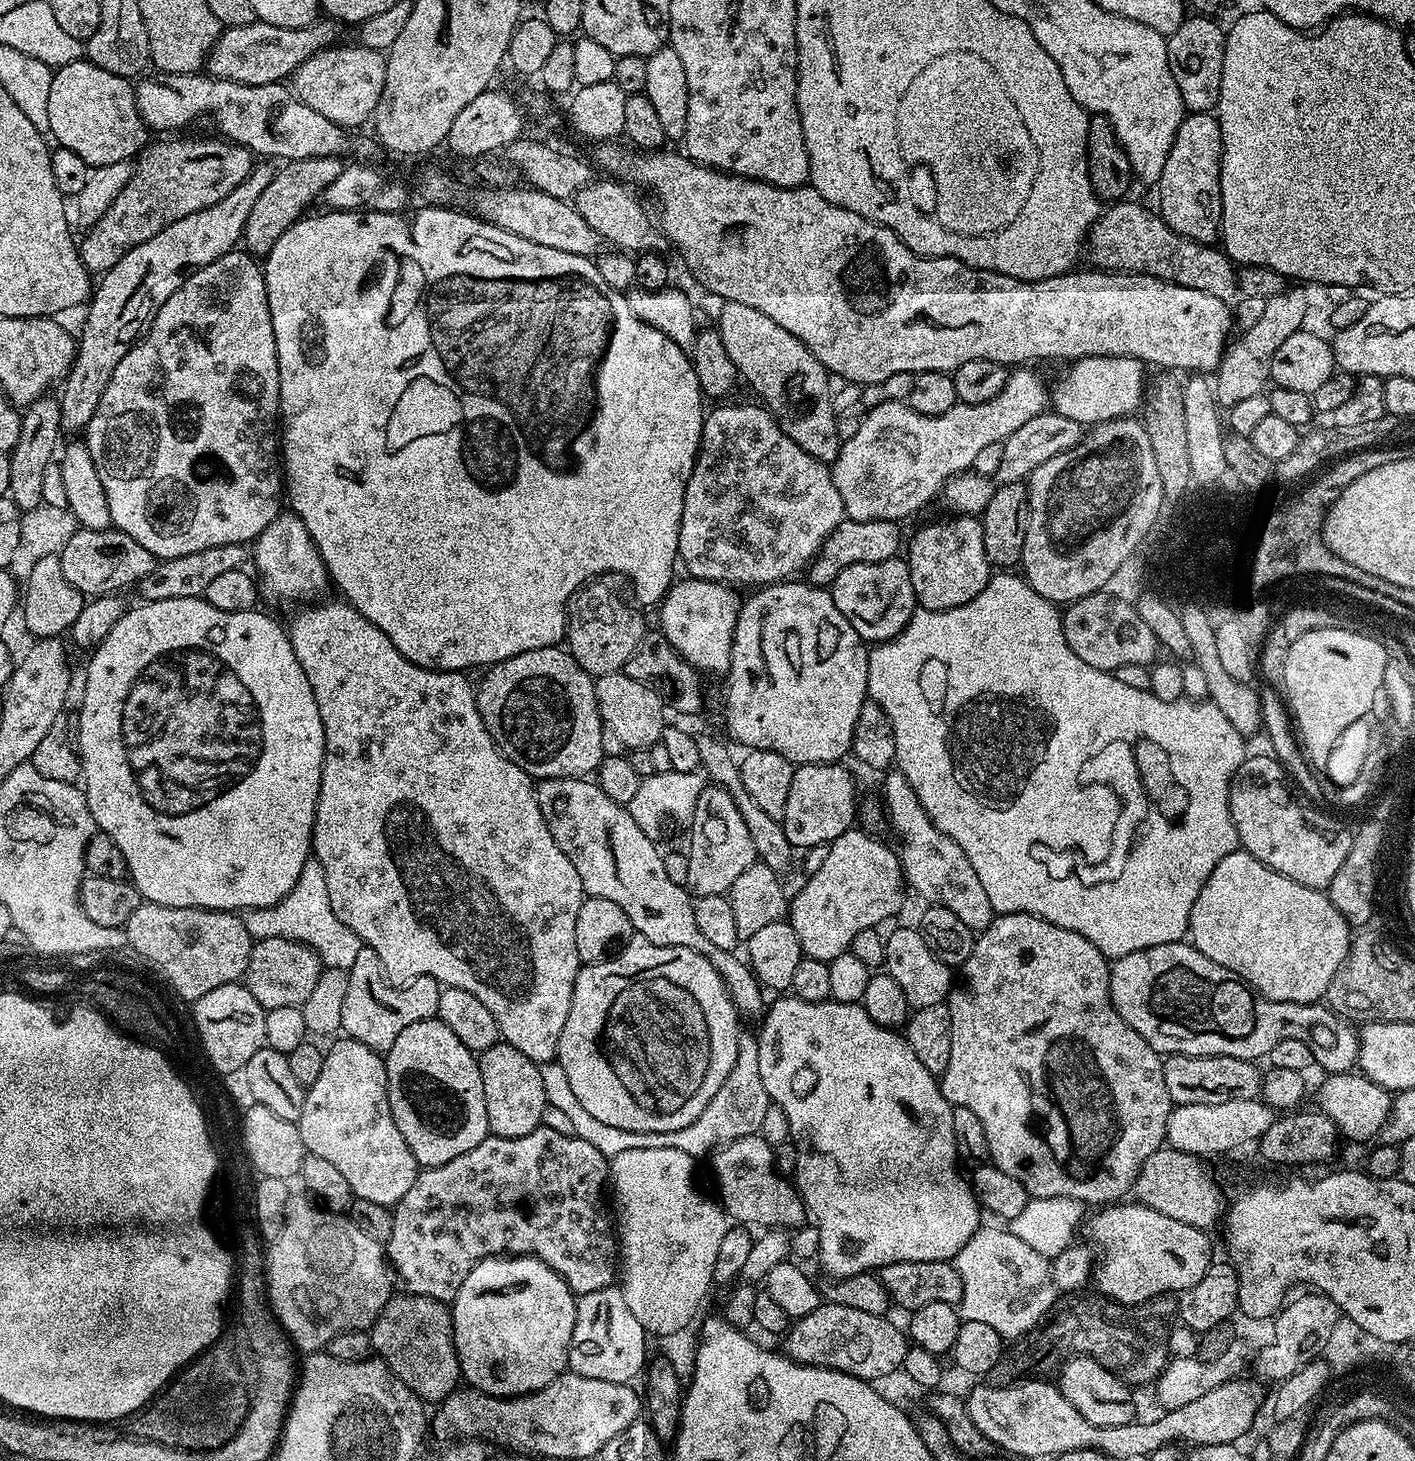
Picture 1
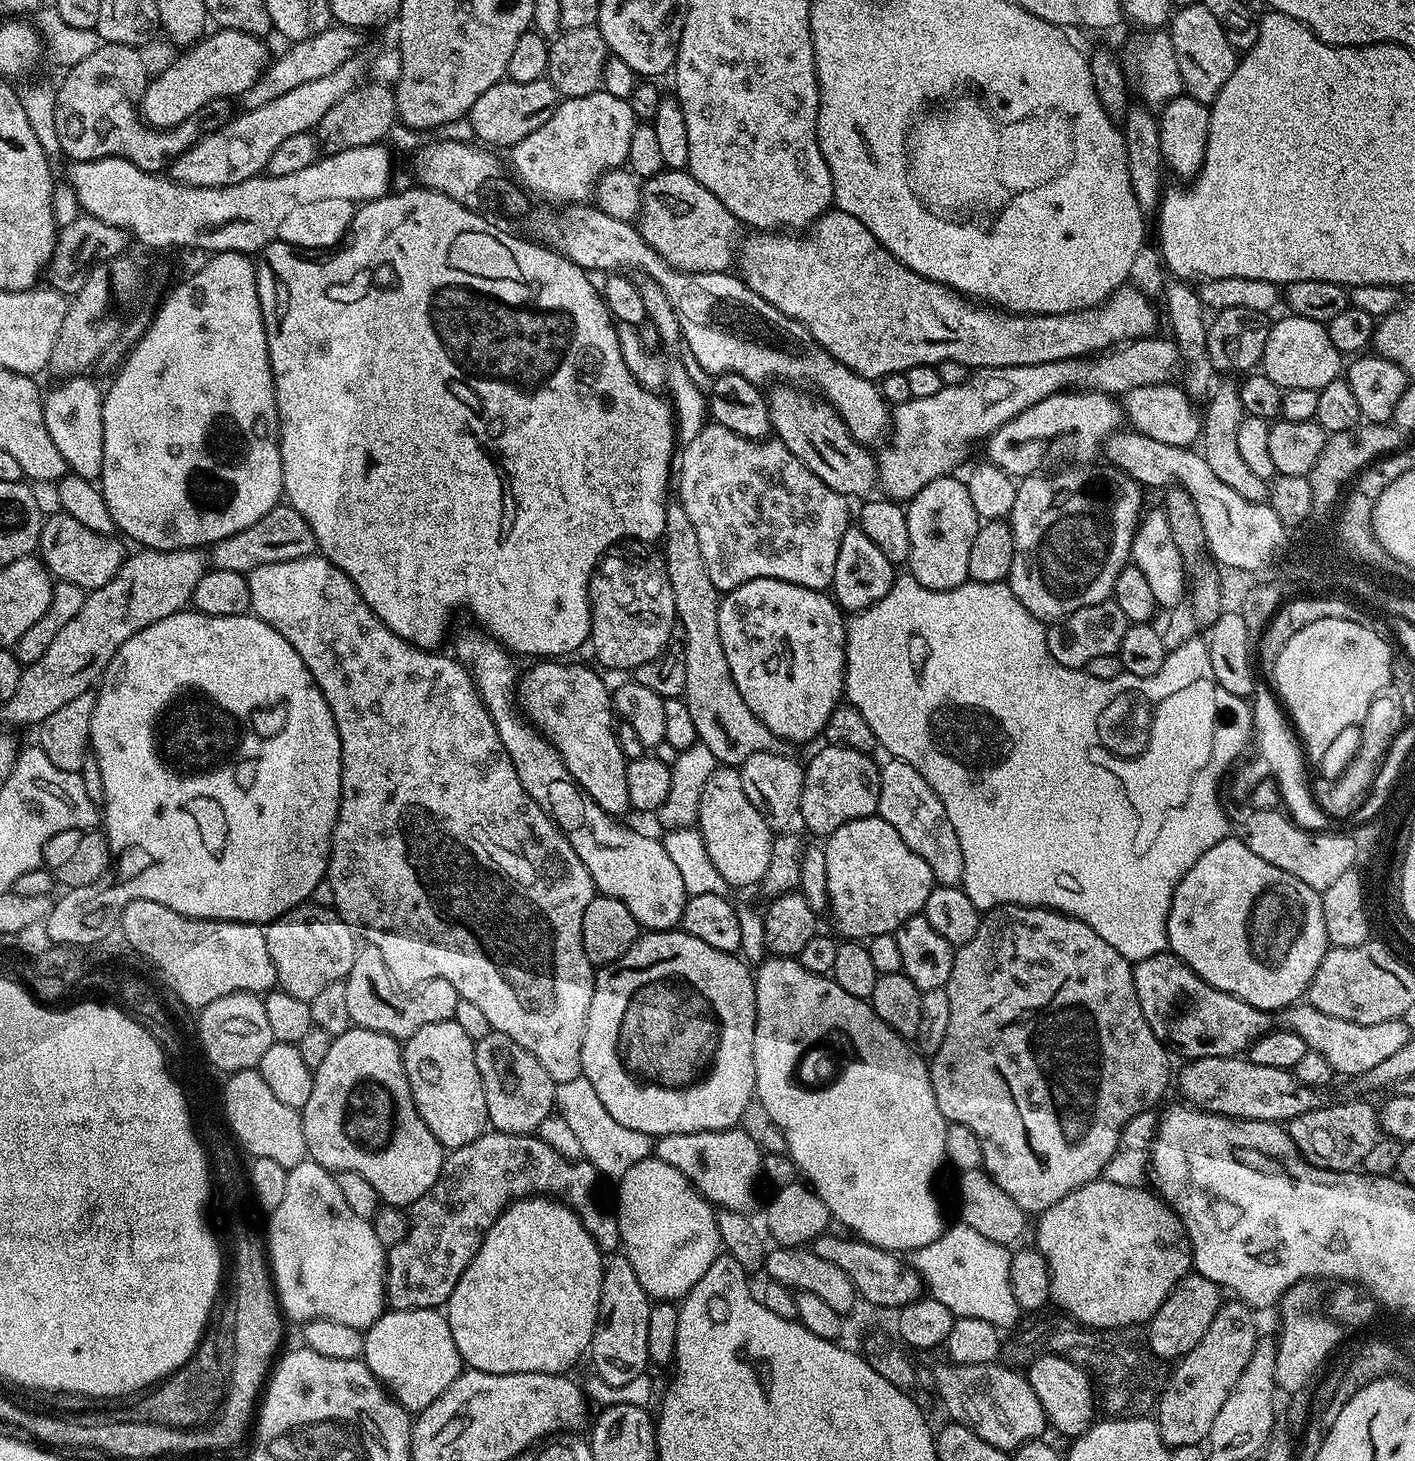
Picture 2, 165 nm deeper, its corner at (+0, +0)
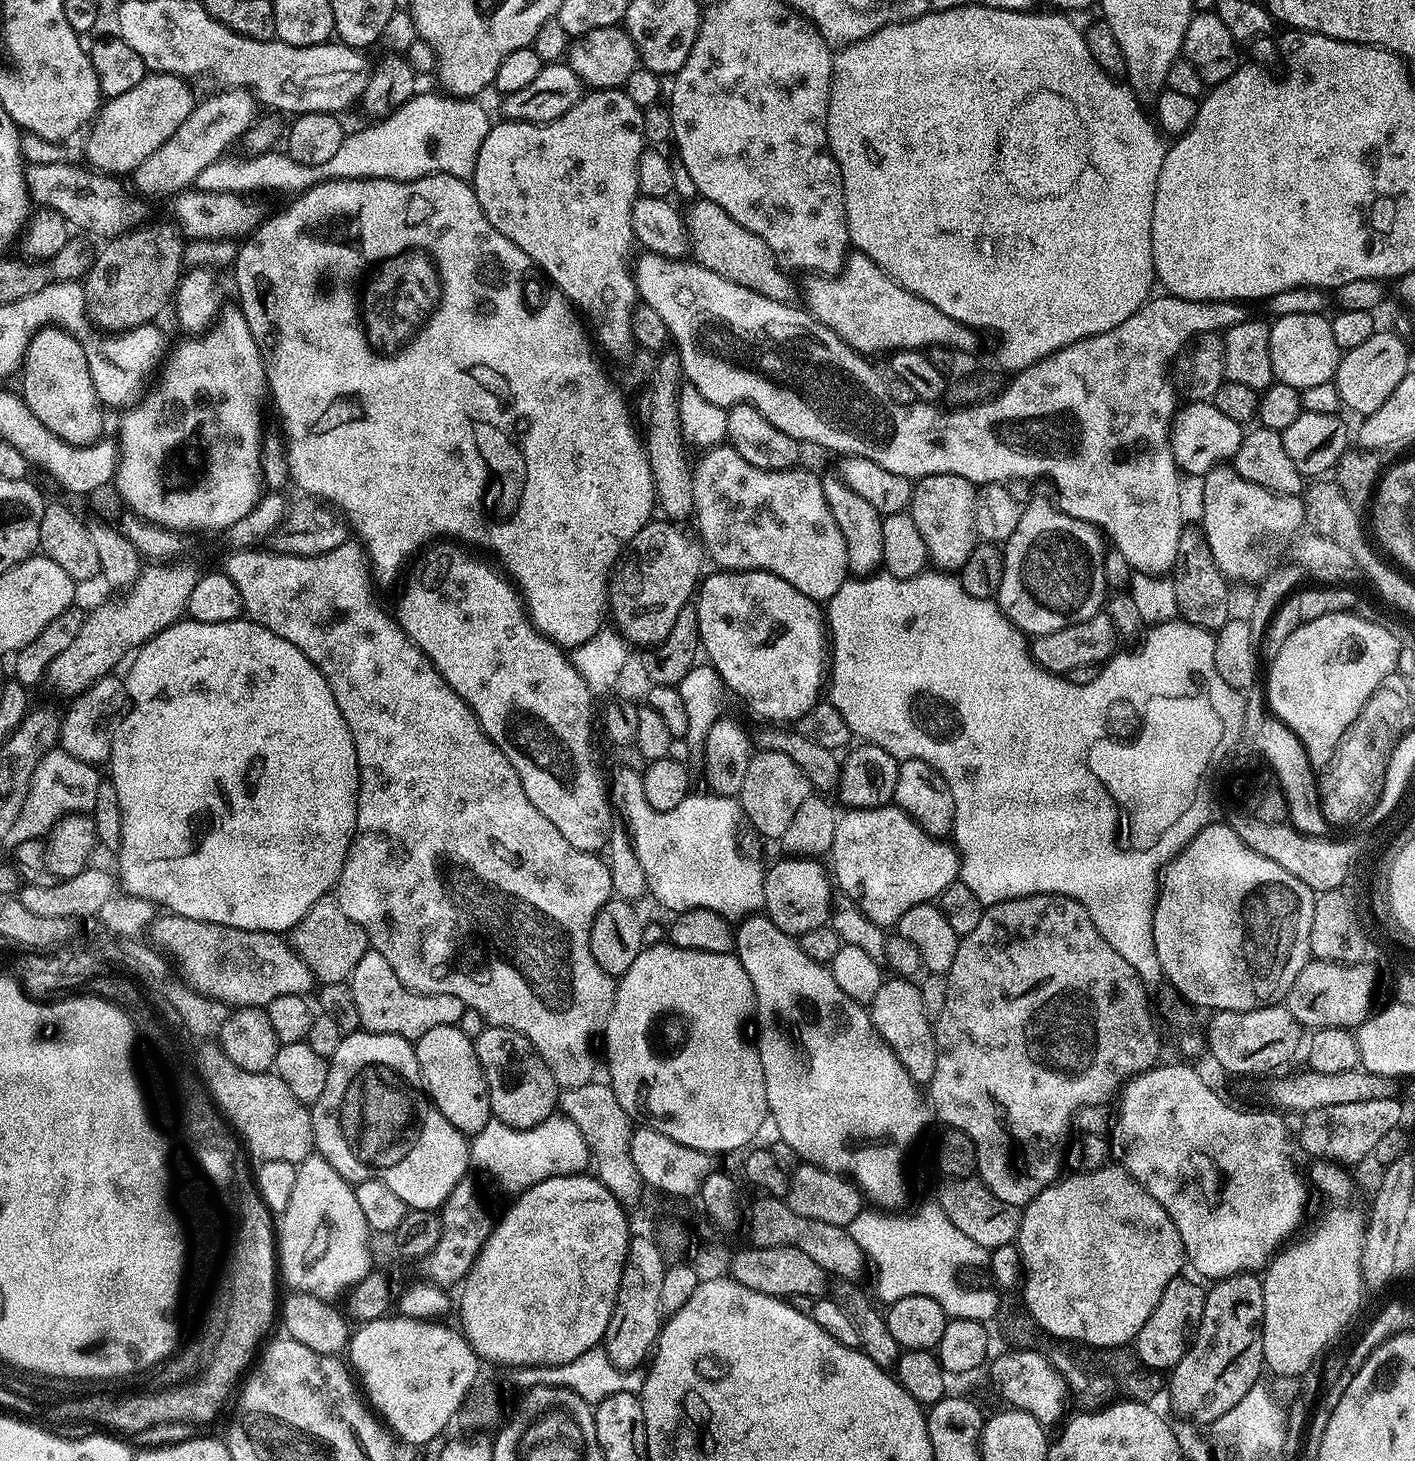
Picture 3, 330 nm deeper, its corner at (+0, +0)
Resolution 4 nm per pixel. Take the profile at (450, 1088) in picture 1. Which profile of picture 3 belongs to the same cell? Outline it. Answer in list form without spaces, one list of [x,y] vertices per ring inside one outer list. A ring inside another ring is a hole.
[[[455,1024],[434,1026],[422,1038],[414,1041],[420,1076],[424,1080],[424,1091],[428,1093],[436,1109],[460,1132],[475,1134],[482,1131],[493,1119],[490,1106],[490,1090],[478,1062],[476,1045]]]

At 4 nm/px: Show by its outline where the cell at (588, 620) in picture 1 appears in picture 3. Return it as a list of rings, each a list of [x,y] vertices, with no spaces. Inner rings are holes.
[[[667,518],[649,520],[645,528],[634,534],[611,581],[612,610],[624,638],[632,644],[660,644],[666,634],[670,634],[670,626],[674,626],[678,610],[690,603],[702,579],[706,548],[695,535],[692,537],[680,528],[683,527],[679,523]]]

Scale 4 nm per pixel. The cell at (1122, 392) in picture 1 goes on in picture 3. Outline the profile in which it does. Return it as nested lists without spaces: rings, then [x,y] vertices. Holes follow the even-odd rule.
[[[1188,402],[1177,411],[1172,420],[1172,453],[1181,473],[1196,478],[1231,461],[1244,441],[1245,429],[1234,418],[1226,418],[1211,402]]]

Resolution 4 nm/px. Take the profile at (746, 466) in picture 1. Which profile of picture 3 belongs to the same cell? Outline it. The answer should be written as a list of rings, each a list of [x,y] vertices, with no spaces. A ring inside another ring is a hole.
[[[717,446],[707,453],[708,456],[701,462],[700,466],[696,466],[692,477],[692,489],[694,490],[694,520],[700,523],[700,532],[702,542],[706,547],[707,555],[710,557],[713,565],[719,566],[724,570],[733,572],[769,572],[778,578],[782,578],[786,582],[790,582],[790,586],[794,586],[794,590],[798,590],[802,594],[806,594],[806,598],[817,602],[826,602],[830,598],[834,598],[834,594],[838,594],[838,590],[849,579],[848,570],[848,551],[846,550],[846,538],[842,534],[842,530],[838,530],[838,522],[834,522],[834,514],[830,514],[830,506],[826,506],[826,494],[820,485],[821,477],[815,476],[812,472],[807,472],[804,466],[795,468],[787,468],[786,471],[770,471],[762,470],[758,466],[750,466],[750,462],[746,462],[746,458],[742,458],[742,454],[738,454],[738,450],[734,450],[730,446]]]

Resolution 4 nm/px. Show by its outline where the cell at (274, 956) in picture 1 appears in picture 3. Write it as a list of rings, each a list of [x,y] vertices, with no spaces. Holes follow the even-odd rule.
[[[332,894],[318,898],[318,902],[310,906],[308,913],[291,929],[290,943],[321,985],[345,983],[354,966],[358,966],[362,954],[370,951],[366,930],[342,911],[342,906]]]

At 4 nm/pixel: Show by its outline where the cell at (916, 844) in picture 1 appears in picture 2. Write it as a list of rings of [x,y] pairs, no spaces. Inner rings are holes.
[[[885,759],[885,764],[879,765],[880,789],[878,790],[878,814],[902,837],[902,842],[926,862],[932,871],[932,879],[940,886],[956,886],[963,881],[962,846],[958,846],[958,834],[954,834],[954,826],[950,826],[950,818],[946,818],[946,810],[930,790],[930,782],[914,770],[904,760]]]

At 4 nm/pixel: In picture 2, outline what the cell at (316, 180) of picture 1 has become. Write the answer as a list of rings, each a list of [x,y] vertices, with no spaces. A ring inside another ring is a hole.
[[[365,82],[356,88],[342,102],[330,106],[322,122],[314,130],[319,151],[324,154],[341,152],[347,148],[370,146],[389,139],[393,128],[397,127],[396,94],[389,85],[379,82]]]

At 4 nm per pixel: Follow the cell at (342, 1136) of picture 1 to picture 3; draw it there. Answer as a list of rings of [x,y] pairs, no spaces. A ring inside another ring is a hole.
[[[363,1030],[347,1033],[342,1038],[338,1050],[334,1050],[334,1054],[329,1059],[326,1086],[322,1090],[322,1098],[318,1098],[315,1104],[311,1105],[310,1111],[312,1114],[312,1138],[315,1151],[319,1155],[324,1156],[326,1162],[330,1162],[330,1166],[334,1166],[334,1170],[338,1170],[338,1174],[342,1174],[344,1180],[351,1182],[353,1185],[361,1184],[367,1180],[386,1182],[386,1186],[390,1186],[390,1190],[394,1190],[394,1194],[398,1194],[398,1198],[402,1198],[402,1202],[406,1202],[409,1209],[443,1209],[444,1203],[448,1201],[454,1188],[460,1184],[461,1180],[469,1175],[469,1137],[455,1128],[436,1109],[436,1105],[433,1104],[428,1093],[424,1091],[424,1080],[420,1076],[420,1067],[418,1066],[418,1058],[416,1057],[416,1049],[413,1041],[402,1038],[398,1034],[378,1034],[377,1032],[365,1032]]]

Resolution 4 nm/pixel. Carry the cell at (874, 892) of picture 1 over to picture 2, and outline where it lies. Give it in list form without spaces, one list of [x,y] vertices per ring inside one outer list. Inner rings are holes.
[[[879,816],[858,818],[838,826],[823,841],[826,854],[826,886],[828,887],[828,912],[832,916],[835,935],[848,942],[866,942],[872,936],[895,933],[902,922],[923,913],[926,898],[930,898],[934,881],[930,866],[902,842],[898,830]]]

